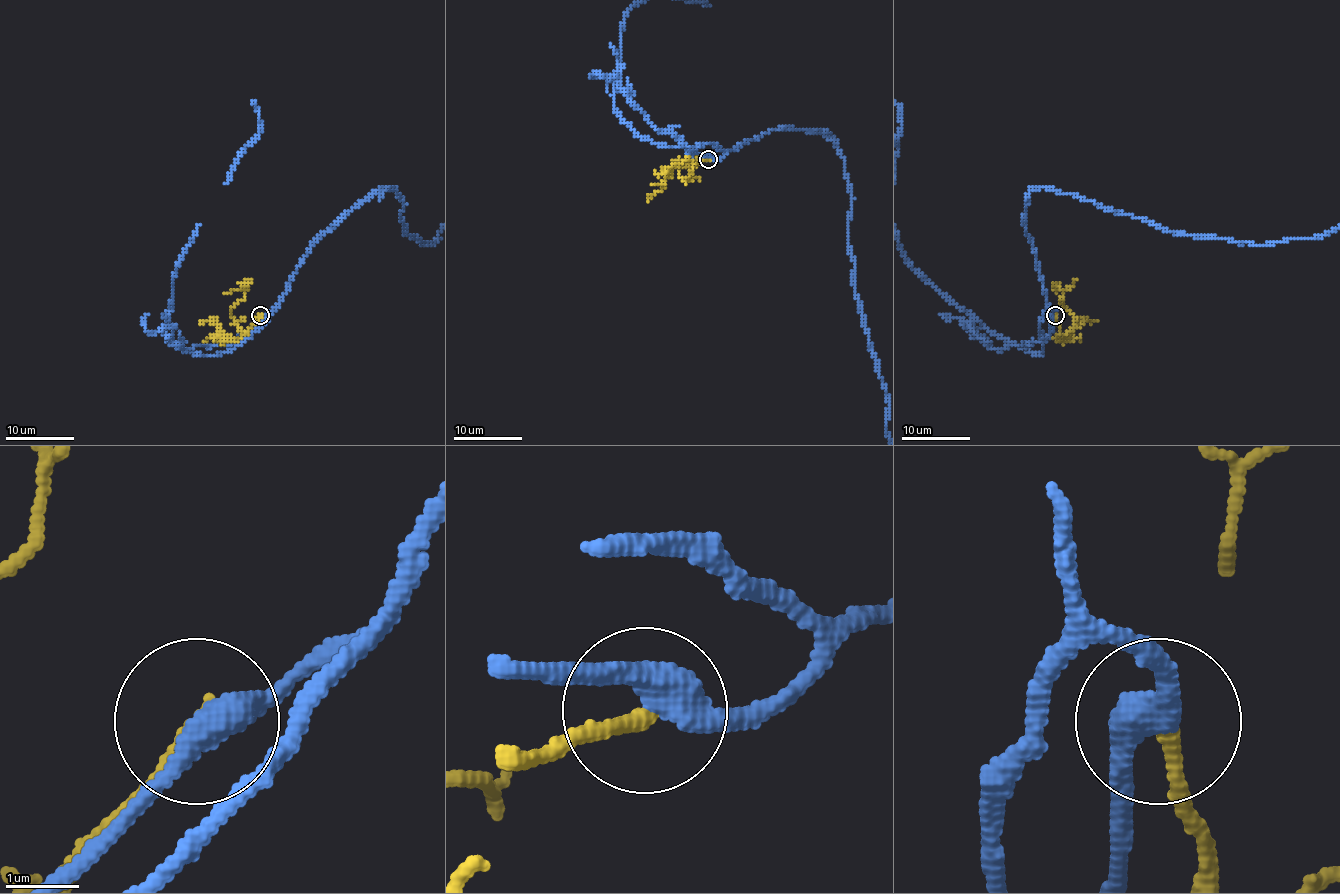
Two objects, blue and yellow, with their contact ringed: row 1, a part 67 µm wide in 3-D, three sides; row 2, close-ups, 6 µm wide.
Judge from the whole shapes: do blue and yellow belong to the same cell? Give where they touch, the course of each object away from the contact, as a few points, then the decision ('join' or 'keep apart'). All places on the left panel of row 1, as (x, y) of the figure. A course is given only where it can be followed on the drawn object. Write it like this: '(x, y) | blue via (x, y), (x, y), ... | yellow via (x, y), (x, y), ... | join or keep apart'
(260, 315) | yellow via (259, 315), (244, 334), (237, 327), (232, 308), (244, 298), (247, 289), (242, 286), (225, 294) | keep apart

